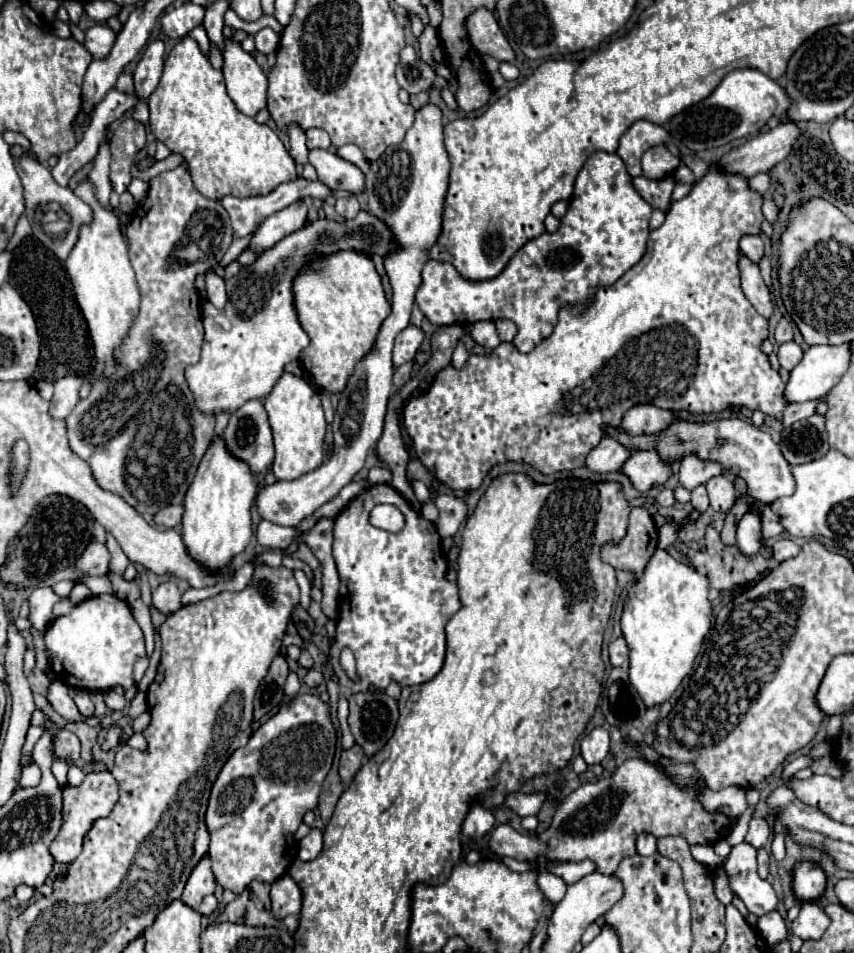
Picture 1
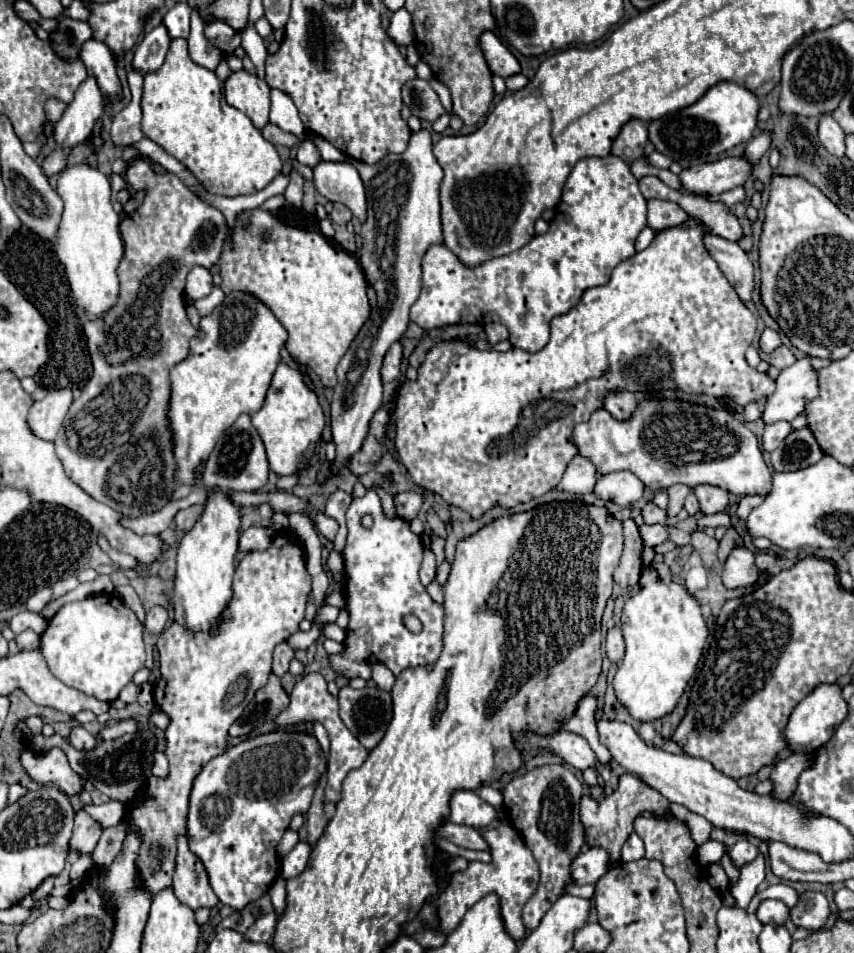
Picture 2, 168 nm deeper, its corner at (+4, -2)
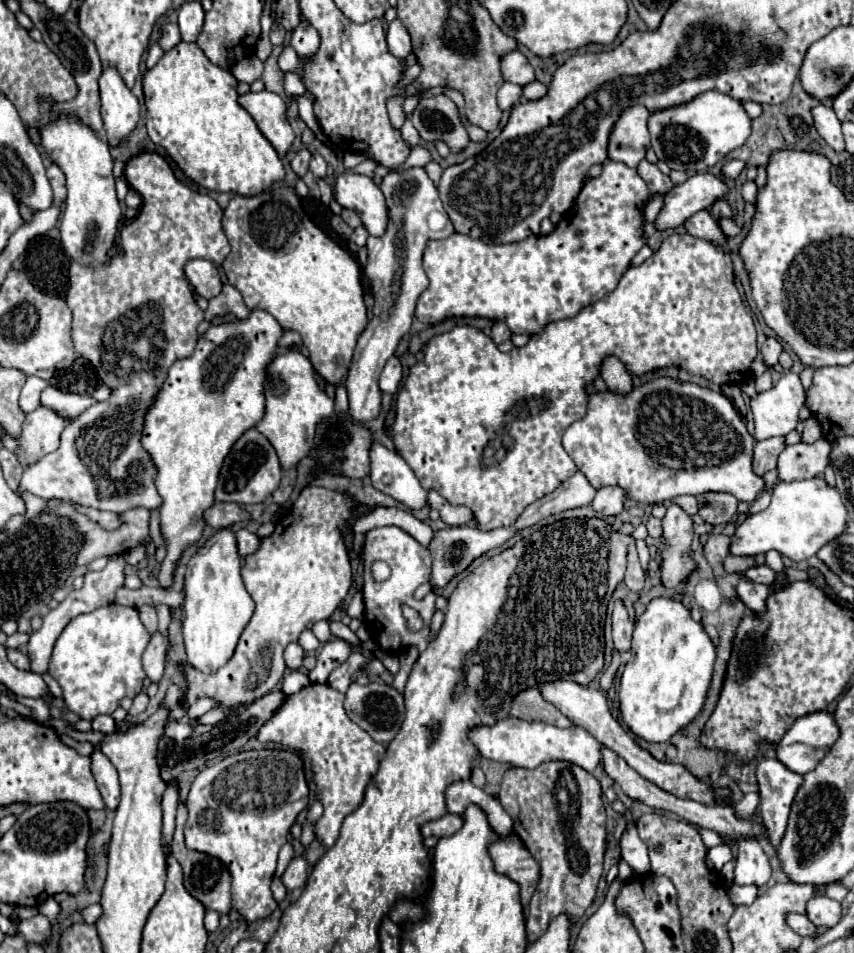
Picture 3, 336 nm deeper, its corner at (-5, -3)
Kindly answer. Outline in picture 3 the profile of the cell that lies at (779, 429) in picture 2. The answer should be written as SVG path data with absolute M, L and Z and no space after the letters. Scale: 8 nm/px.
M772 438L772 440L762 440L754 446L754 460L752 460L752 470L758 476L764 476L766 472L776 468L778 454L784 450L784 438Z

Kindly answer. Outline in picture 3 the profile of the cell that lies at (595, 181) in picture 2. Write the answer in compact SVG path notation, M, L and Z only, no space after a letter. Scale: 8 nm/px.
M606 160L602 174L588 180L578 194L574 206L568 212L568 222L564 214L554 232L546 236L528 236L522 242L510 244L486 244L466 234L452 234L446 240L430 240L426 244L422 262L430 284L418 296L414 312L416 318L424 324L436 324L450 316L482 316L490 320L502 320L514 334L532 336L550 322L576 316L582 308L616 288L634 254L646 244L642 238L644 210L640 208L646 198L648 188L634 168Z

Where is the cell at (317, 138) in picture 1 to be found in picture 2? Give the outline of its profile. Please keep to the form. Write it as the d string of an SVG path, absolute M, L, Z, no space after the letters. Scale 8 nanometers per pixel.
M305 139L305 141L301 141L297 145L297 161L299 163L313 167L315 163L319 163L319 159L321 159L319 149L317 149L317 145L311 139Z

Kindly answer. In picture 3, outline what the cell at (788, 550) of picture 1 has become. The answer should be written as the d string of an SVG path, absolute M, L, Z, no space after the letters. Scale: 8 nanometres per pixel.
M754 566L754 568L750 568L746 574L746 580L750 580L750 582L758 582L758 584L766 584L766 586L770 586L772 582L774 582L774 572L768 568L768 566Z

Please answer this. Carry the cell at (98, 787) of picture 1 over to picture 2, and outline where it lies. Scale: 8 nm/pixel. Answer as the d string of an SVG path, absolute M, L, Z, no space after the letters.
M83 809L75 811L75 827L73 827L73 835L69 839L69 851L77 853L77 855L93 853L101 831L103 831L103 827L93 817L89 817Z

